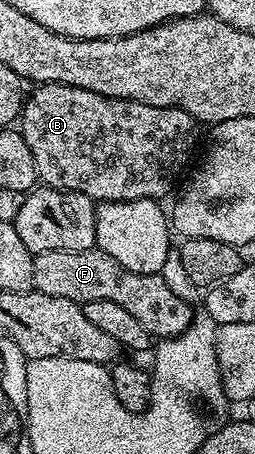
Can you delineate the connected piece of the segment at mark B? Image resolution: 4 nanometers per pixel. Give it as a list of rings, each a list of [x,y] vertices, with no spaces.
[[[44,82],[32,90],[35,91],[26,95],[17,119],[17,129],[23,135],[25,144],[29,144],[29,152],[33,152],[33,164],[37,168],[39,182],[44,186],[84,194],[96,204],[146,198],[162,200],[174,188],[179,173],[186,168],[195,150],[197,123],[184,110],[110,98],[85,88],[56,82]]]

